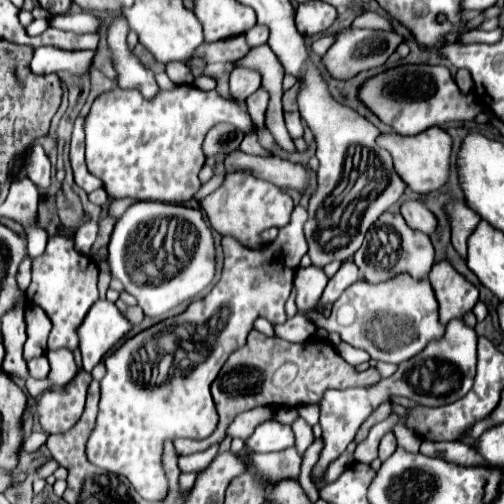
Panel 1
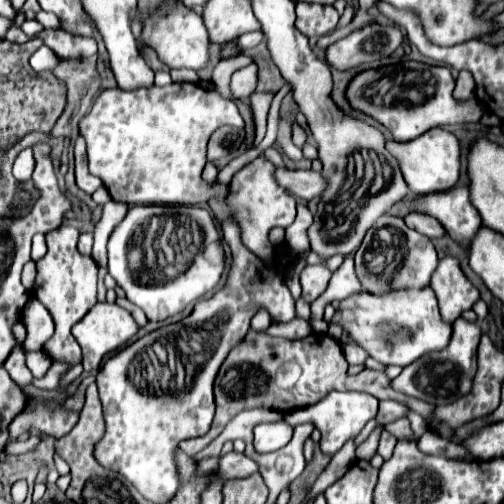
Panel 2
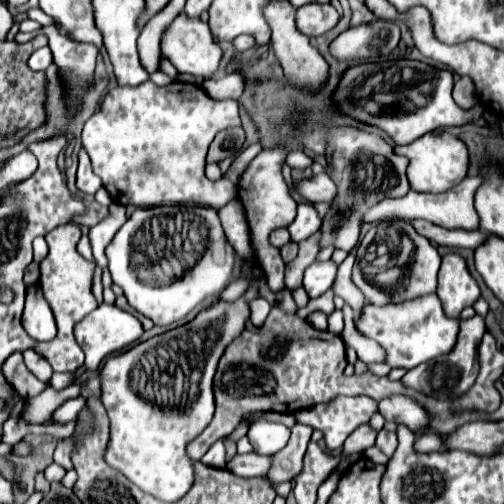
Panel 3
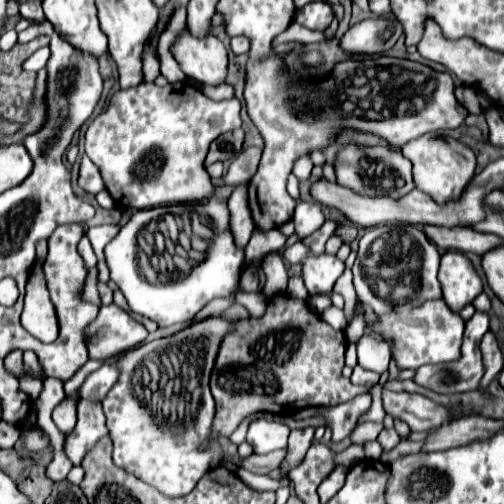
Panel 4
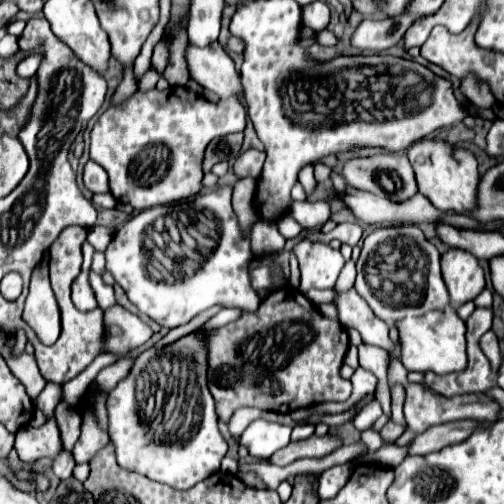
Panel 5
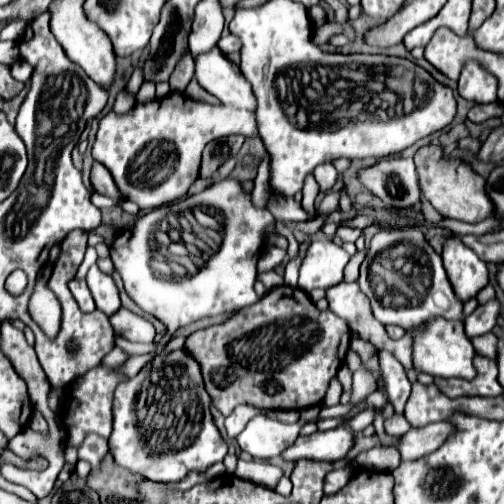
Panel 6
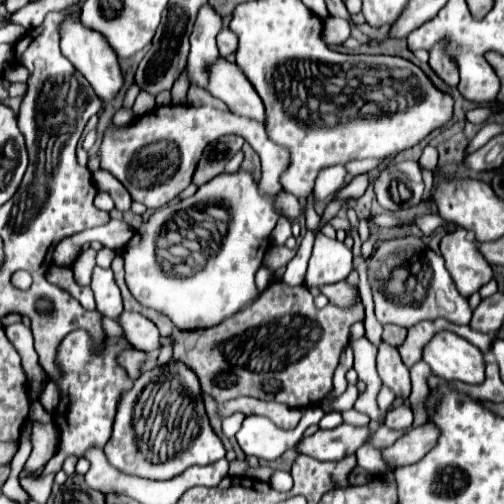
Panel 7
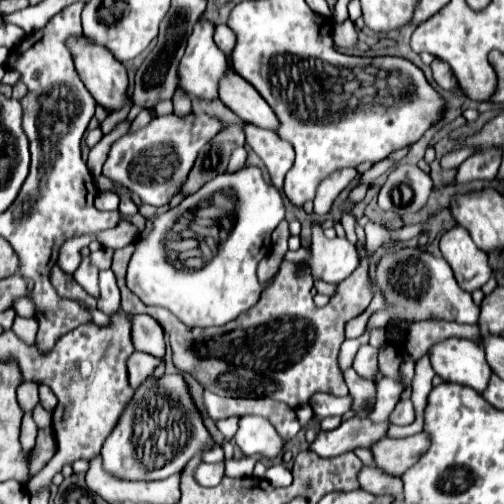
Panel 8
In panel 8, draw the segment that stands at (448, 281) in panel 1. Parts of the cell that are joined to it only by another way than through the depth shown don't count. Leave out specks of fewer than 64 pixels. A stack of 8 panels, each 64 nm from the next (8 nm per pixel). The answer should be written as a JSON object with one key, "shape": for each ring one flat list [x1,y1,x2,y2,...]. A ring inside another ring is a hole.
{"shape":[[454,226,448,230,440,238,440,250,444,260,450,264,456,282,466,292,474,292,490,280,492,268,488,264,488,254,472,242,466,228]]}

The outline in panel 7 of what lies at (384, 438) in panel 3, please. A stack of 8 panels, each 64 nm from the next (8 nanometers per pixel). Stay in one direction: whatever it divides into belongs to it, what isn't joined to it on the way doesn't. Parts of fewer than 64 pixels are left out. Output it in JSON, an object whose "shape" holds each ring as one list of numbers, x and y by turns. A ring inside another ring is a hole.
{"shape":[[398,404,392,412,386,414,386,426,392,430,406,430,412,426,412,410,408,408,408,404]]}

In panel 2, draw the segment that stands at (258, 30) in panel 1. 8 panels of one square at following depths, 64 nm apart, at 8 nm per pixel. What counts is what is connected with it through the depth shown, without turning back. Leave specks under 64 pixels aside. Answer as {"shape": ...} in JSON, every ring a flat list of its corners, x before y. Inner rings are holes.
{"shape":[[246,32,246,34,242,34,236,42,238,42,238,46,240,46,242,50,250,50,250,48,258,46,262,40,264,40,264,34,262,34,262,32]]}

